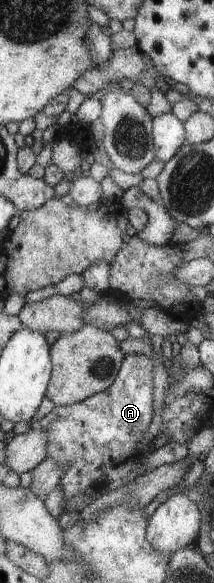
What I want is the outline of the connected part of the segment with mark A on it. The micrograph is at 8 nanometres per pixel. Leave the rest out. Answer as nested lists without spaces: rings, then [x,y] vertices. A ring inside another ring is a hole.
[[[142,353],[126,354],[110,387],[87,397],[84,401],[67,406],[55,406],[50,413],[30,425],[30,429],[47,434],[48,447],[45,459],[50,458],[56,465],[65,469],[64,475],[59,479],[64,500],[80,497],[85,498],[88,504],[92,503],[106,492],[133,484],[137,477],[147,472],[144,458],[150,454],[150,445],[145,444],[145,433],[152,424],[152,415],[155,412],[152,407],[154,366],[153,359]]]

